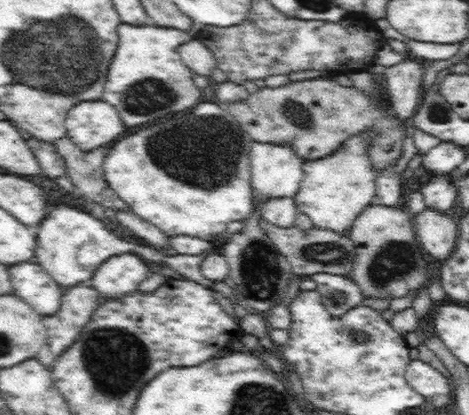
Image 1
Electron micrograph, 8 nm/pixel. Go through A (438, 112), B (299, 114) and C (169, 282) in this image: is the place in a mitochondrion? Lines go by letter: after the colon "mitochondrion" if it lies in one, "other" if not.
A: mitochondrion
B: mitochondrion
C: other

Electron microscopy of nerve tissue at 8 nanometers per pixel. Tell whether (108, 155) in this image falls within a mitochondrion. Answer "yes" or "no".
no

